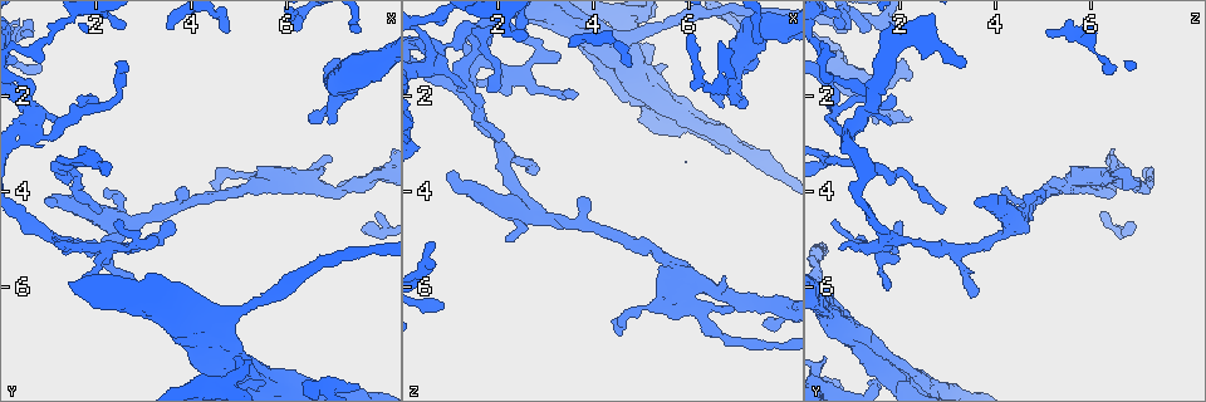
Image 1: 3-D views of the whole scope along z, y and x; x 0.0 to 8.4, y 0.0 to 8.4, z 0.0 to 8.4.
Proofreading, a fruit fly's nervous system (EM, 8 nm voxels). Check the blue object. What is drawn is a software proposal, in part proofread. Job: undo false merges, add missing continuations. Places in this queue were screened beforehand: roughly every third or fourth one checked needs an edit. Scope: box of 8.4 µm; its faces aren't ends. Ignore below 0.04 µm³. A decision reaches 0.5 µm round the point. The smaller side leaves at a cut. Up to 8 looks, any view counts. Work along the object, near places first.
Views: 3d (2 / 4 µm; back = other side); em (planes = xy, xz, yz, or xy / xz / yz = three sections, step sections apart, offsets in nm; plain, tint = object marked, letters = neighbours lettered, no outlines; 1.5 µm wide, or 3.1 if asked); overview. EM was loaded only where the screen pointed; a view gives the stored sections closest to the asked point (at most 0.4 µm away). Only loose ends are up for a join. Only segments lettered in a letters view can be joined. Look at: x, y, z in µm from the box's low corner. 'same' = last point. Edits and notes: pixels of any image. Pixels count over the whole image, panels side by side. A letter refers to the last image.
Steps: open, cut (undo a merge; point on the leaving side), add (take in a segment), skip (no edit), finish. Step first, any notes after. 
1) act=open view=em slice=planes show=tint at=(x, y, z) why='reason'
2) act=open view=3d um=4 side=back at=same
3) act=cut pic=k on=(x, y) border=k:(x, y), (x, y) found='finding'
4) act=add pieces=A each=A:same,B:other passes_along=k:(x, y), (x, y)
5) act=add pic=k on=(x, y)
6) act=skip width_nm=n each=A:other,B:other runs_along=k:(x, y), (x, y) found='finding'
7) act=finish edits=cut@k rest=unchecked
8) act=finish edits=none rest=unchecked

act=open view=em slice=planes show=plain at=(2.10, 4.35, 2.85) why='free end'

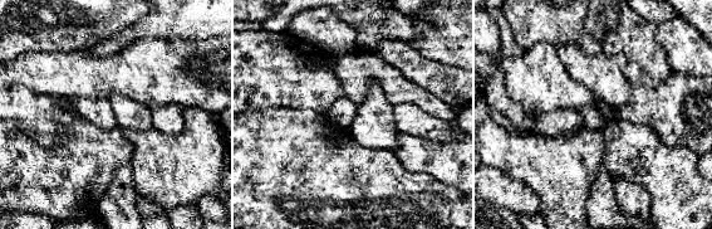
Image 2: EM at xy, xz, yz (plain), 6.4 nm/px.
act=open view=em slice=planes show=letters at=same

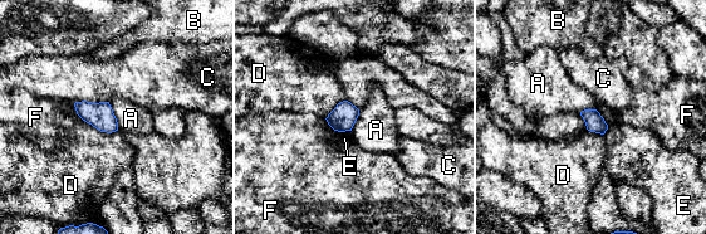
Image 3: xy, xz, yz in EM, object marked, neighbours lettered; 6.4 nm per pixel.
act=skip each=A:other,B:other,C:other,D:other,E:other,F:other border=3:(579, 112), (596, 110), (608, 126) found='none of them fits'

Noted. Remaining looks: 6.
act=open view=em slice=xy step=4 show=letters at=(3.85, 3.90, 4.20) why='free end'

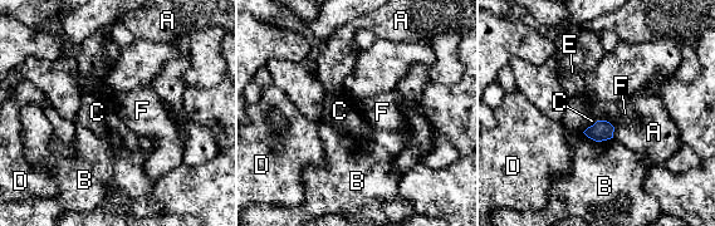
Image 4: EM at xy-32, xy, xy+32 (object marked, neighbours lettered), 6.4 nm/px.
act=open view=em slice=yz step=4 show=letters at=same

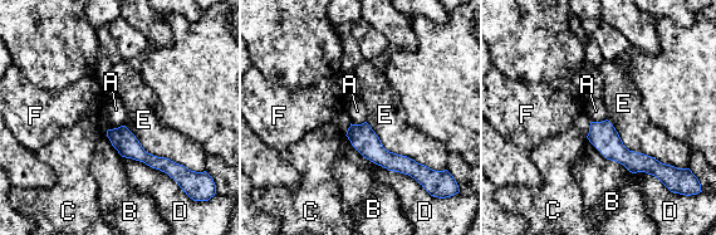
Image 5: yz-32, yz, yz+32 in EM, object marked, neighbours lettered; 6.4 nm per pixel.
act=skip each=A:other,B:other,C:other,D:other,E:other,F:other border=5:(123, 125), (108, 130) found='none of them fits'

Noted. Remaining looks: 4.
act=open view=3d um=2 at=(5.70, 3.90, 6.65) why='branch stops here'

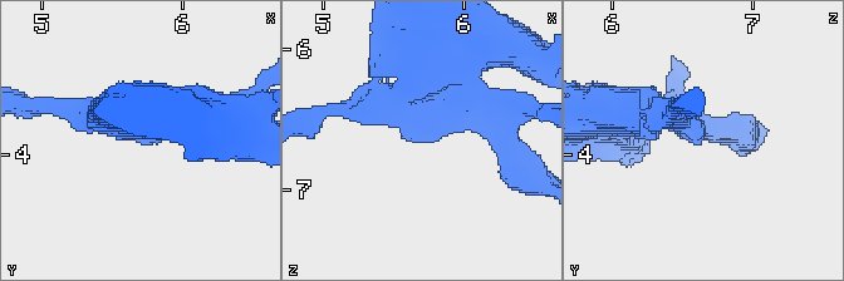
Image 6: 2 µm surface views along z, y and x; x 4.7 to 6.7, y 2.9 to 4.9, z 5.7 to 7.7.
act=open view=em slice=planes show=letters at=(5.68, 3.92, 6.66) why='now the EM'

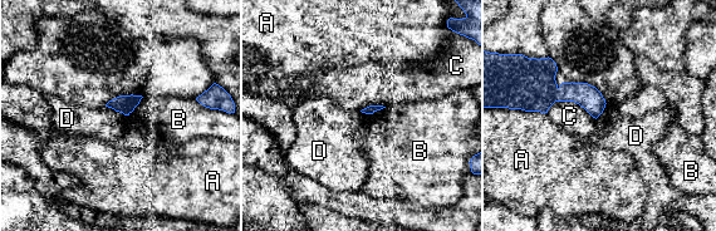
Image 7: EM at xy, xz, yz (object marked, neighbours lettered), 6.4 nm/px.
act=skip each=A:other,B:other,C:other,D:other found='none of them fits'

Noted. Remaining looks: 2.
act=finish edits=none rest=unchecked

